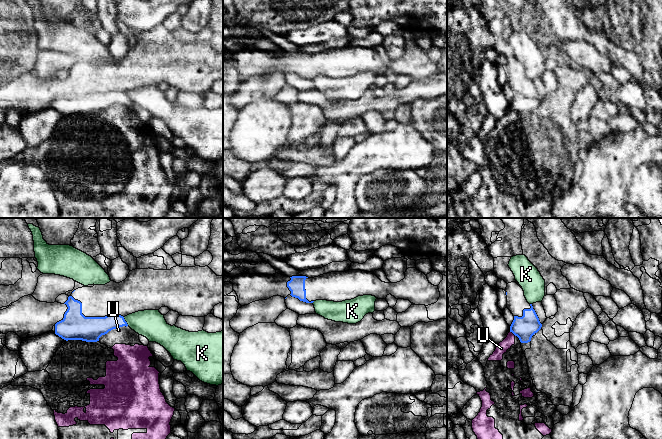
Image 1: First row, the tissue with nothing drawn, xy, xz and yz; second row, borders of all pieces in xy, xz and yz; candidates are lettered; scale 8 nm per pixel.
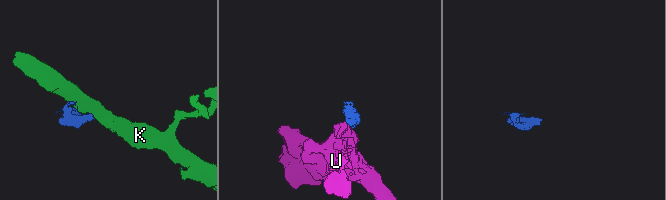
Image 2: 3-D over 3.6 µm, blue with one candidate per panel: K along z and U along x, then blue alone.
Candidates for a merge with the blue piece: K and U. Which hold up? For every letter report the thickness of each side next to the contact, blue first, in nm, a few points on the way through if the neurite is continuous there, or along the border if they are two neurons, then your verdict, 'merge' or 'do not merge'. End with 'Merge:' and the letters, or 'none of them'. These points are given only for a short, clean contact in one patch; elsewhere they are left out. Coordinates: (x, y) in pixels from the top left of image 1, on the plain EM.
K: 170 nm thick on the blue side, 220 nm on the other; border along xy (123, 93), (128, 101); do not merge
U: 180 nm thick on the blue side, 90 nm on the other; border along yz (510, 107), (515, 111); do not merge
Merge: none of them

